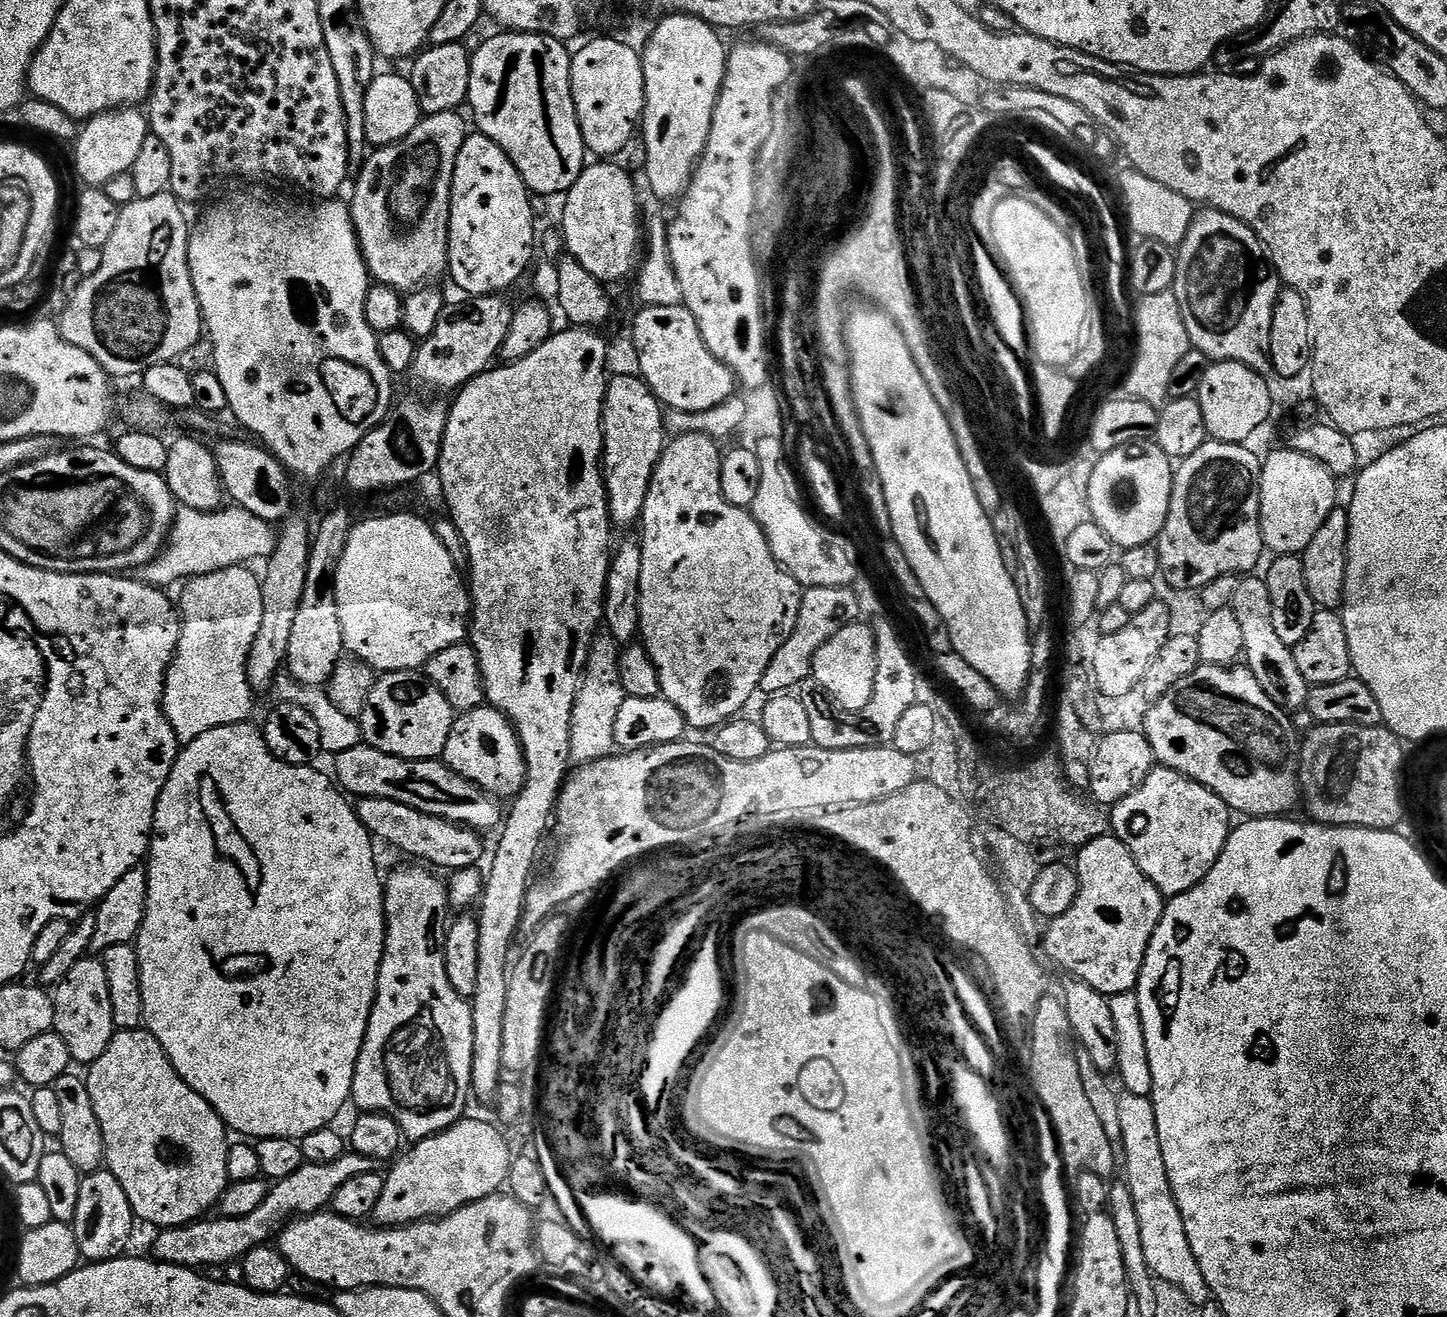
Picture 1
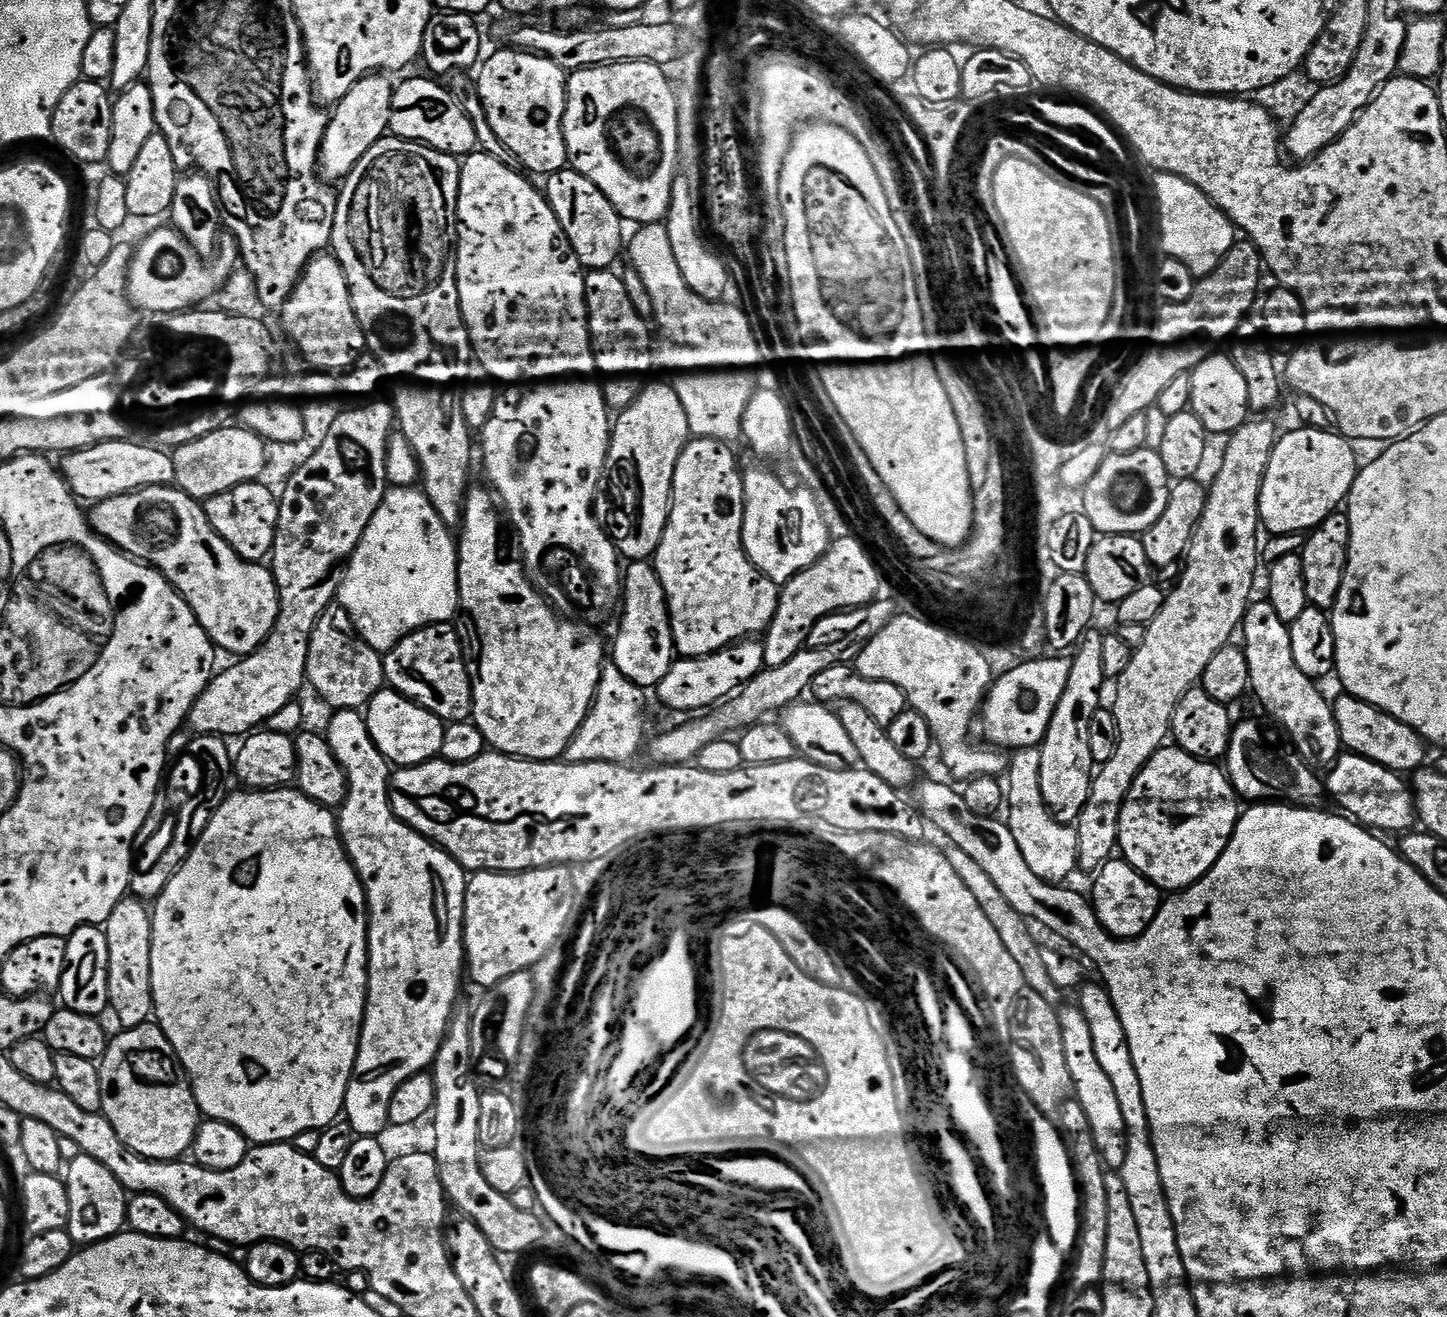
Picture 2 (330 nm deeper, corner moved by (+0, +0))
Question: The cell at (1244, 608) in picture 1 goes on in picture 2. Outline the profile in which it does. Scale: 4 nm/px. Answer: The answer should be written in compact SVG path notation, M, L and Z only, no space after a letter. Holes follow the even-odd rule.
M1267 599L1258 600L1249 603L1242 625L1242 647L1250 666L1251 691L1256 691L1261 706L1277 720L1275 723L1286 733L1297 754L1312 769L1328 770L1342 753L1338 722L1332 713L1332 704L1316 689L1319 688L1317 681L1298 670L1294 662L1294 649L1290 646L1289 624L1278 618L1274 606Z

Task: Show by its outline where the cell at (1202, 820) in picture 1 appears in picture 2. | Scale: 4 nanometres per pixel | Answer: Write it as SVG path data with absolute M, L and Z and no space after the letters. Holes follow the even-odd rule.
M1165 746L1134 778L1128 800L1120 808L1118 848L1123 859L1151 884L1168 894L1183 892L1218 862L1241 811L1241 801L1223 767Z

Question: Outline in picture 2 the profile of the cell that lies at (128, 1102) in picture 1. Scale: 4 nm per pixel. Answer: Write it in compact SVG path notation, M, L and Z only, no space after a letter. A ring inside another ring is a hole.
M149 1022L137 1028L117 1031L98 1061L100 1070L100 1112L114 1126L114 1134L147 1160L179 1160L187 1157L202 1123L182 1062L164 1031Z

